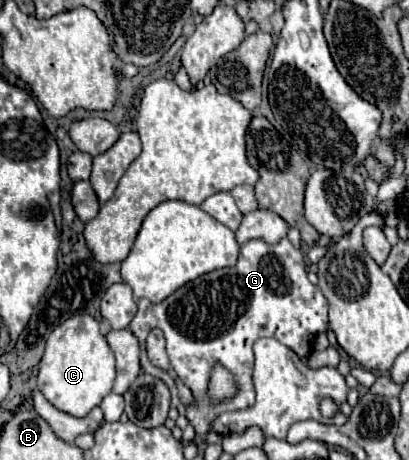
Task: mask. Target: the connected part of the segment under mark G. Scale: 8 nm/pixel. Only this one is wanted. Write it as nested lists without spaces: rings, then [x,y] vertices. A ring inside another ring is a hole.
[[[287,238],[279,244],[249,240],[241,246],[237,266],[203,274],[175,290],[159,304],[139,300],[139,310],[129,330],[139,338],[143,368],[147,368],[145,338],[153,328],[163,332],[171,366],[183,384],[191,388],[197,400],[197,406],[189,406],[185,416],[197,436],[205,436],[211,422],[221,412],[241,410],[253,404],[253,342],[257,338],[271,336],[297,352],[299,358],[307,358],[313,350],[317,334],[329,328],[327,298],[319,286],[309,282],[303,268],[303,254]],[[215,364],[225,366],[233,374],[237,384],[235,404],[223,404],[209,398],[209,374]]]

